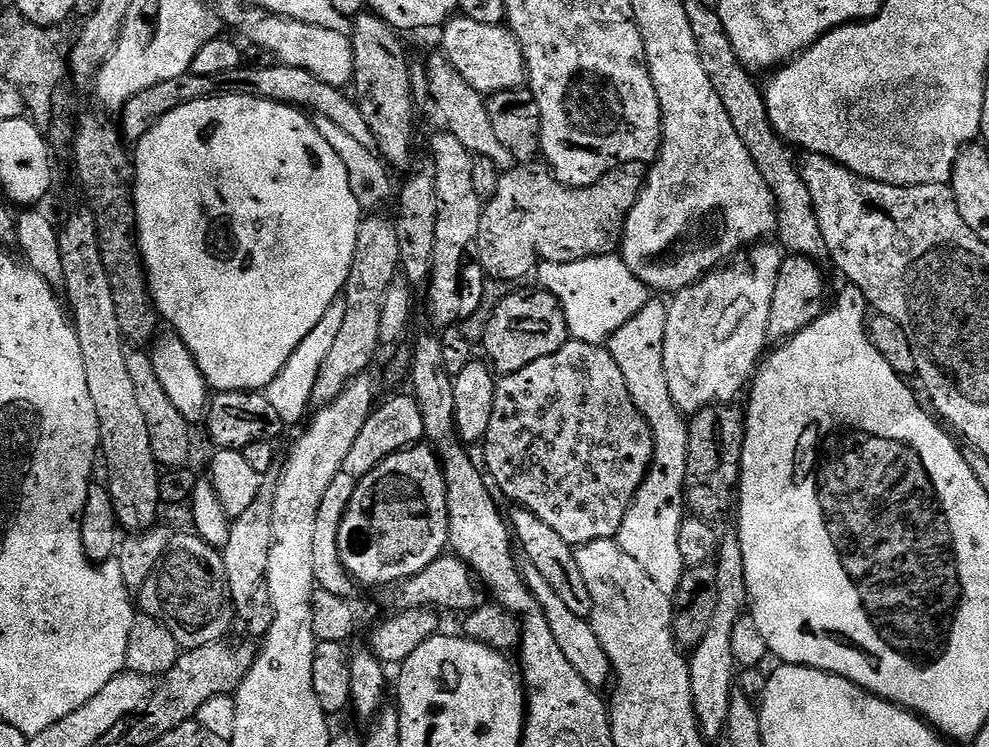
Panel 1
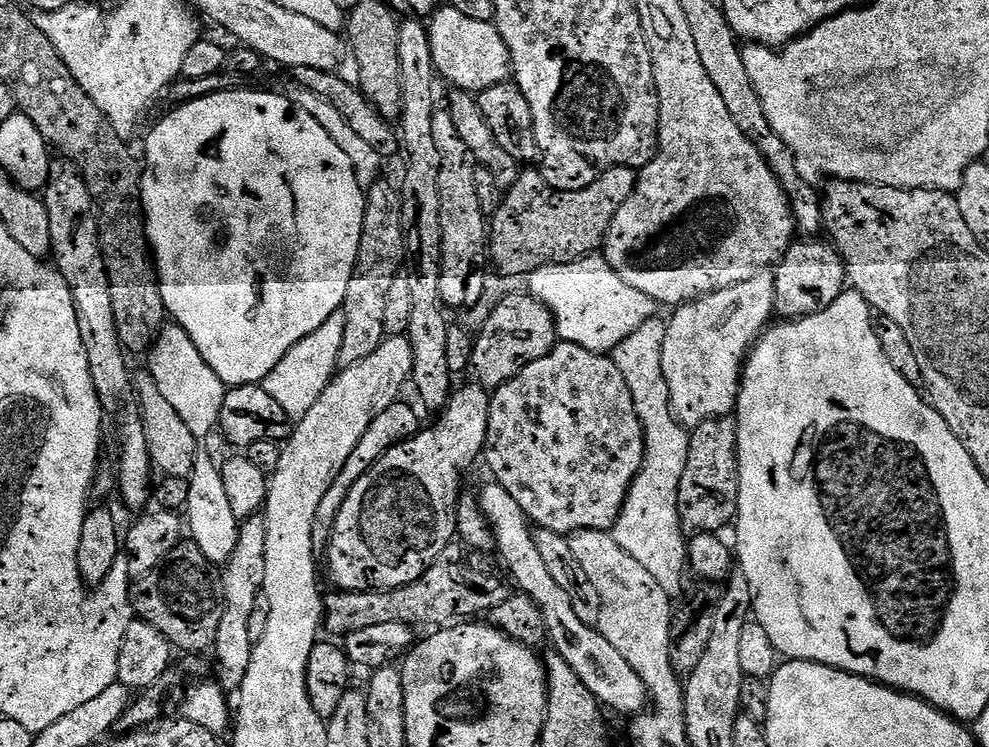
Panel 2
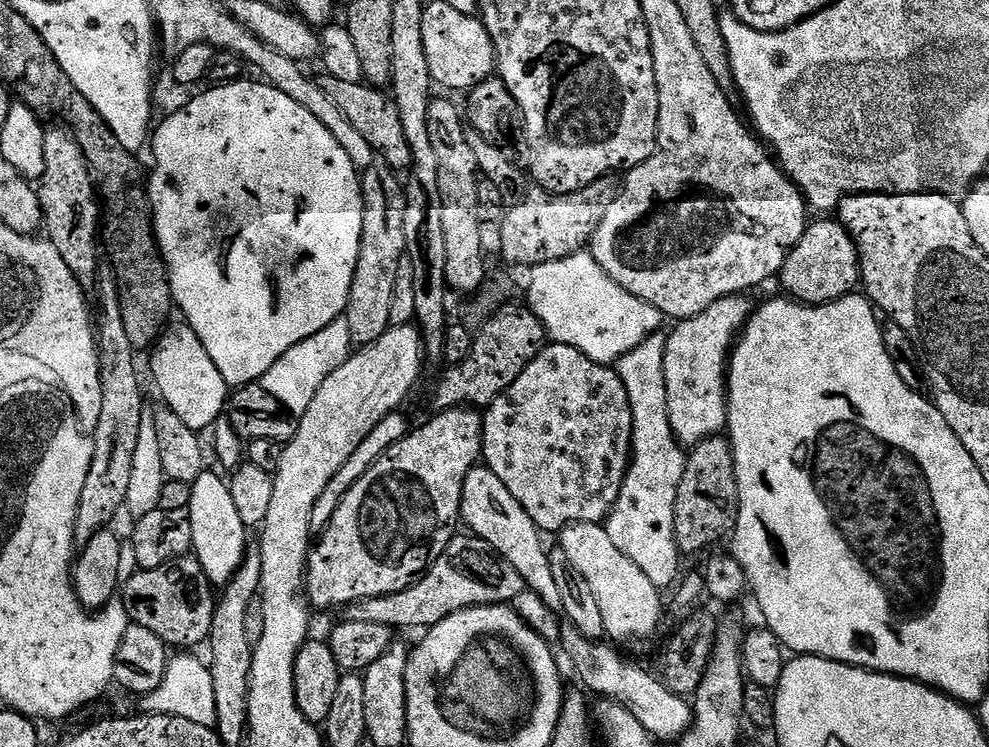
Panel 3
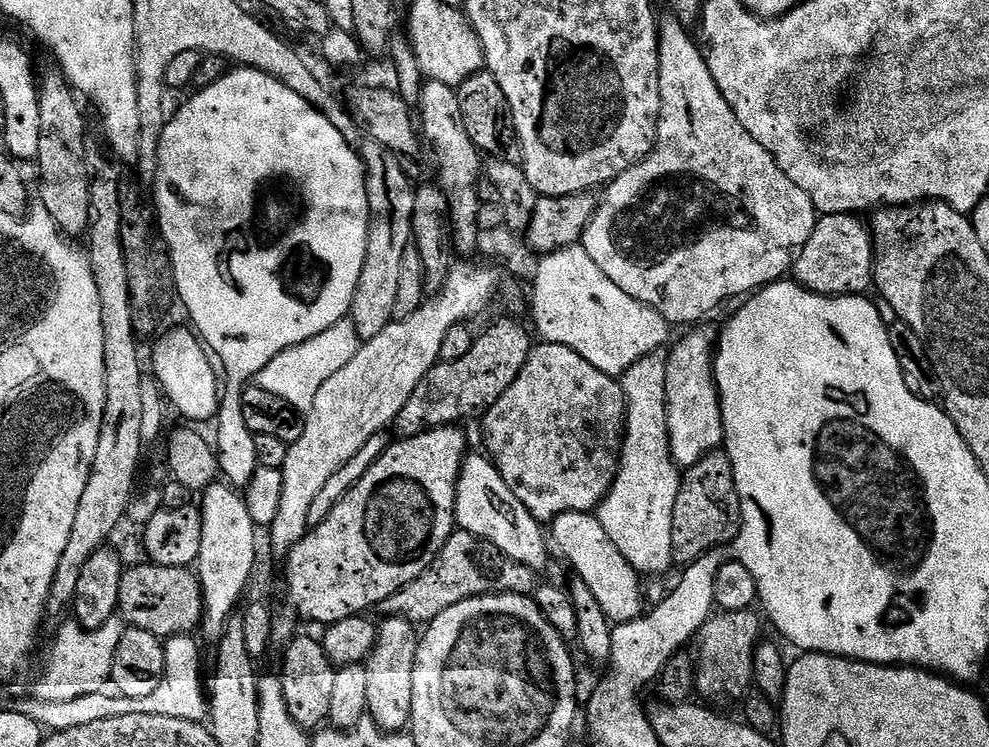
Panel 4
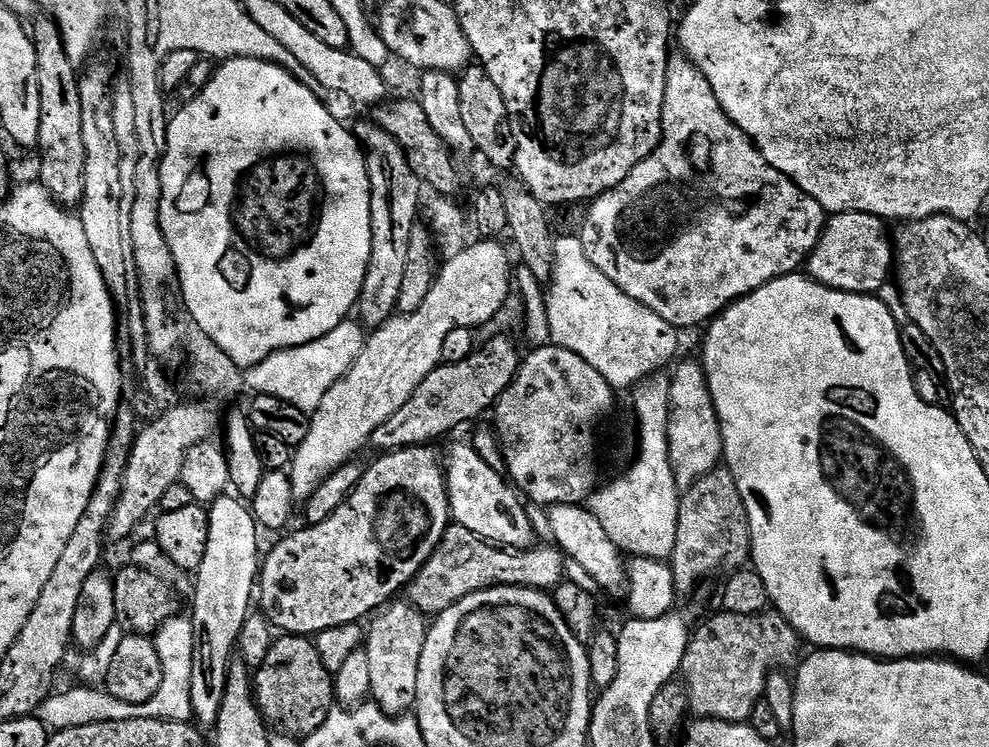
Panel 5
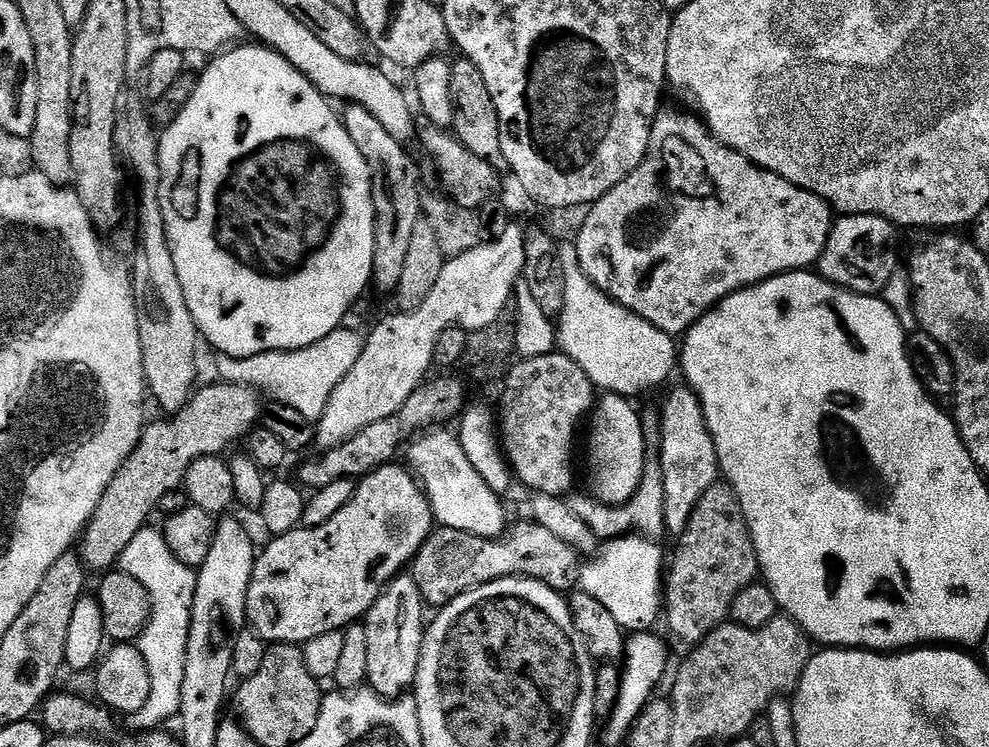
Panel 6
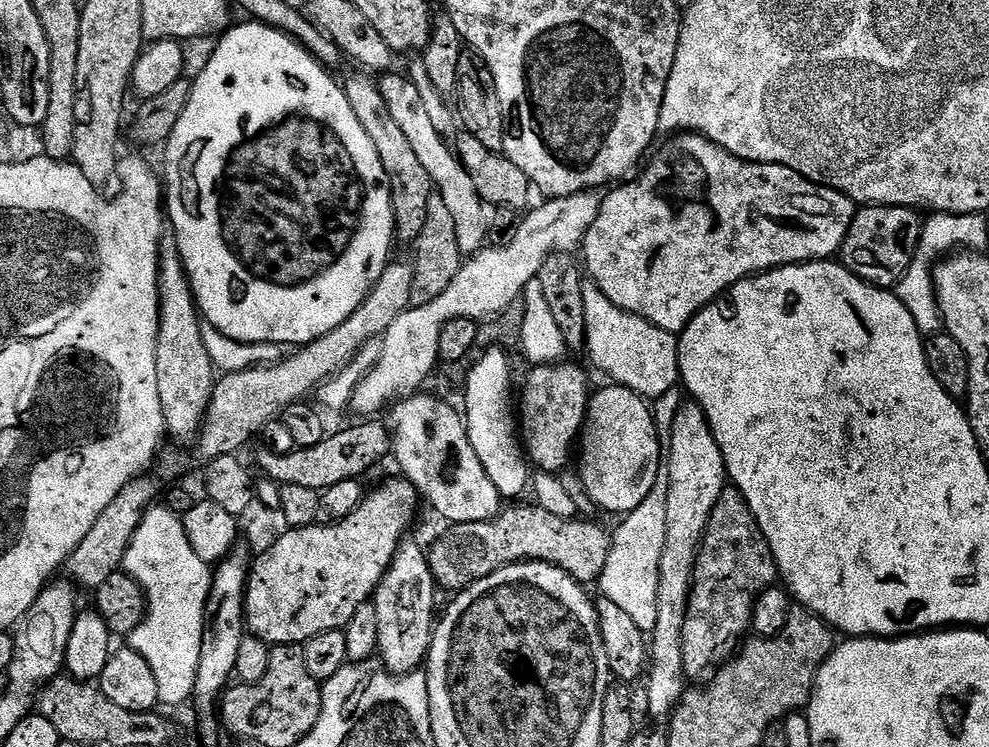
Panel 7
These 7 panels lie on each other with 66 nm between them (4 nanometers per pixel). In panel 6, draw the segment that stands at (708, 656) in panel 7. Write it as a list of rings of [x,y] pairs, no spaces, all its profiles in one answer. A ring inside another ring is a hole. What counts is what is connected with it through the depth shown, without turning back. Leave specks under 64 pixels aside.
[[[717,486],[704,495],[684,531],[682,543],[666,584],[666,620],[668,616],[673,634],[682,643],[699,646],[733,615],[732,603],[742,590],[757,583],[762,572],[752,529],[731,487]]]

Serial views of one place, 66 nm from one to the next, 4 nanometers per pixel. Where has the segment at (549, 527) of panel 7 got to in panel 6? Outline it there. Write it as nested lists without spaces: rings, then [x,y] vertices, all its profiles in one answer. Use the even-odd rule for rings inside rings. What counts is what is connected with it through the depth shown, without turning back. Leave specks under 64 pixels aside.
[[[535,522],[520,524],[513,532],[511,529],[495,538],[440,526],[416,556],[414,575],[425,601],[429,605],[443,606],[478,586],[511,576],[529,576],[531,580],[541,580],[556,591],[567,593],[581,583],[580,559],[581,553],[575,546]]]

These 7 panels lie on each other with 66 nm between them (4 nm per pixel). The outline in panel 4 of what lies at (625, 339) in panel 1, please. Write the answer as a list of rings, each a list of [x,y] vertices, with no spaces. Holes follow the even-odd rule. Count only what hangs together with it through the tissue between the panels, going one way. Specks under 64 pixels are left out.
[[[665,349],[654,351],[621,377],[628,414],[624,417],[620,470],[608,497],[598,509],[598,519],[602,522],[602,530],[610,534],[610,542],[614,542],[614,546],[622,550],[622,558],[626,558],[626,562],[645,577],[660,576],[674,568],[672,523],[682,472],[670,454],[666,360]]]

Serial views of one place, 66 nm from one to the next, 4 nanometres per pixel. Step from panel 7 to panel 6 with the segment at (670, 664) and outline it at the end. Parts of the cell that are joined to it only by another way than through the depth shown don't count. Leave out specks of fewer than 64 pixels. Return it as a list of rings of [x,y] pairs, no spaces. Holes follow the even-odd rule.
[[[687,386],[676,388],[664,404],[660,422],[660,461],[658,467],[664,477],[664,523],[676,538],[683,537],[694,510],[710,489],[717,487],[721,461],[716,459],[716,443],[704,417],[700,399]]]

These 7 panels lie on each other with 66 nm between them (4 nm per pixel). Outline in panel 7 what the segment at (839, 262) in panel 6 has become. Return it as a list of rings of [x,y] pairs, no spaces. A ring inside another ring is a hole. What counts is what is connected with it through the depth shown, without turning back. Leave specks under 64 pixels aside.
[[[861,207],[840,248],[839,259],[845,268],[867,284],[883,290],[895,289],[914,258],[921,225],[921,213],[910,208]]]

